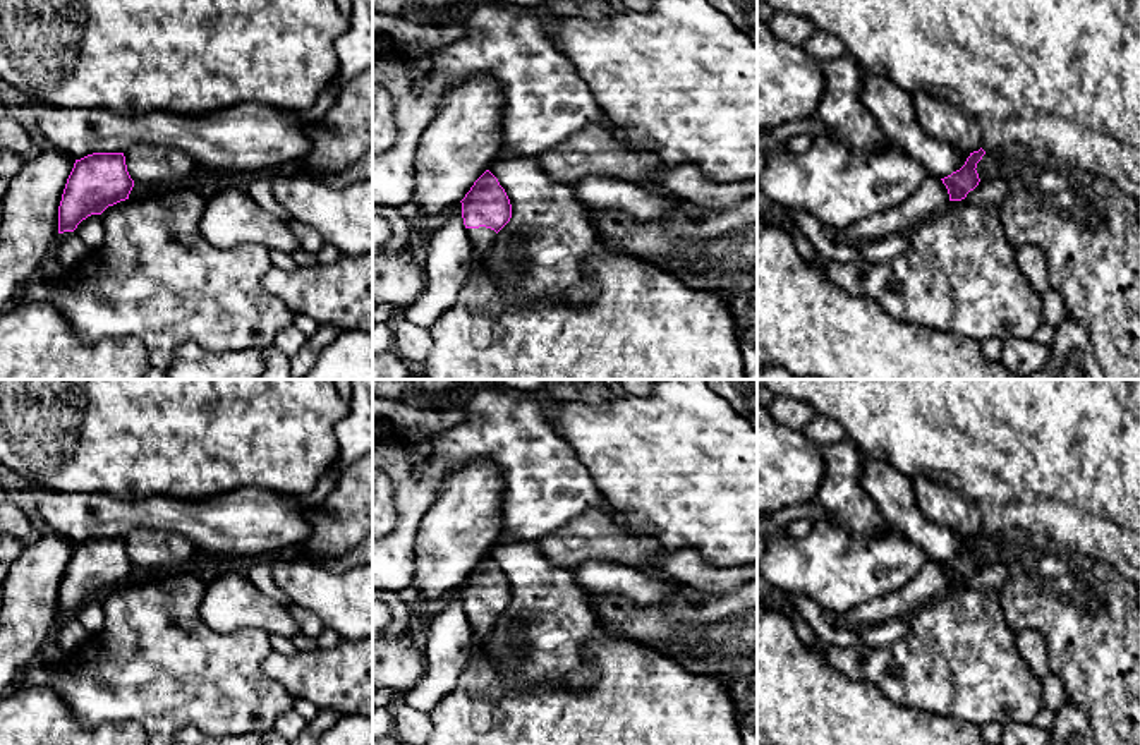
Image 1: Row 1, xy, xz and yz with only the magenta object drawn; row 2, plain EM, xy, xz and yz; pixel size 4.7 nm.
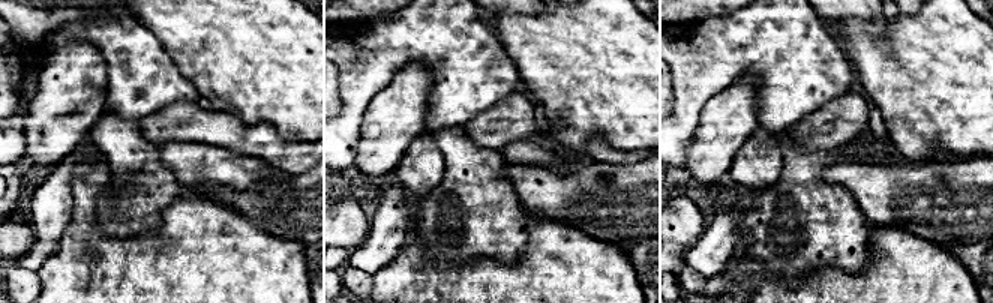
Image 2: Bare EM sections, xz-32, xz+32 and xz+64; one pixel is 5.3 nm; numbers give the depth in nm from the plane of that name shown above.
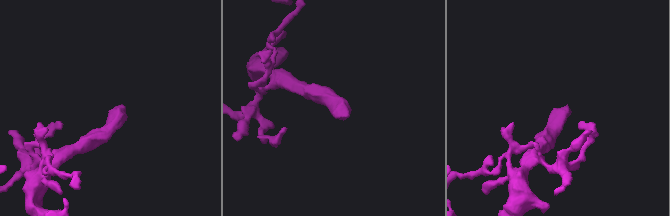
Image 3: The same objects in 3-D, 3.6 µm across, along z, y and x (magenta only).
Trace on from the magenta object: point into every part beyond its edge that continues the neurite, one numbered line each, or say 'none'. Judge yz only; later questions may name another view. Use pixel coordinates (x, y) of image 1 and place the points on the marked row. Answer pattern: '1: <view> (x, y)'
1: yz (1063, 76)

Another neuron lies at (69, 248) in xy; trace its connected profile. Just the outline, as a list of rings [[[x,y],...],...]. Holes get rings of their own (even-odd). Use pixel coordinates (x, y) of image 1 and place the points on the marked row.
[[[64,232],[58,235],[52,254],[65,266],[72,266],[88,254],[88,247],[81,237],[74,232]]]

